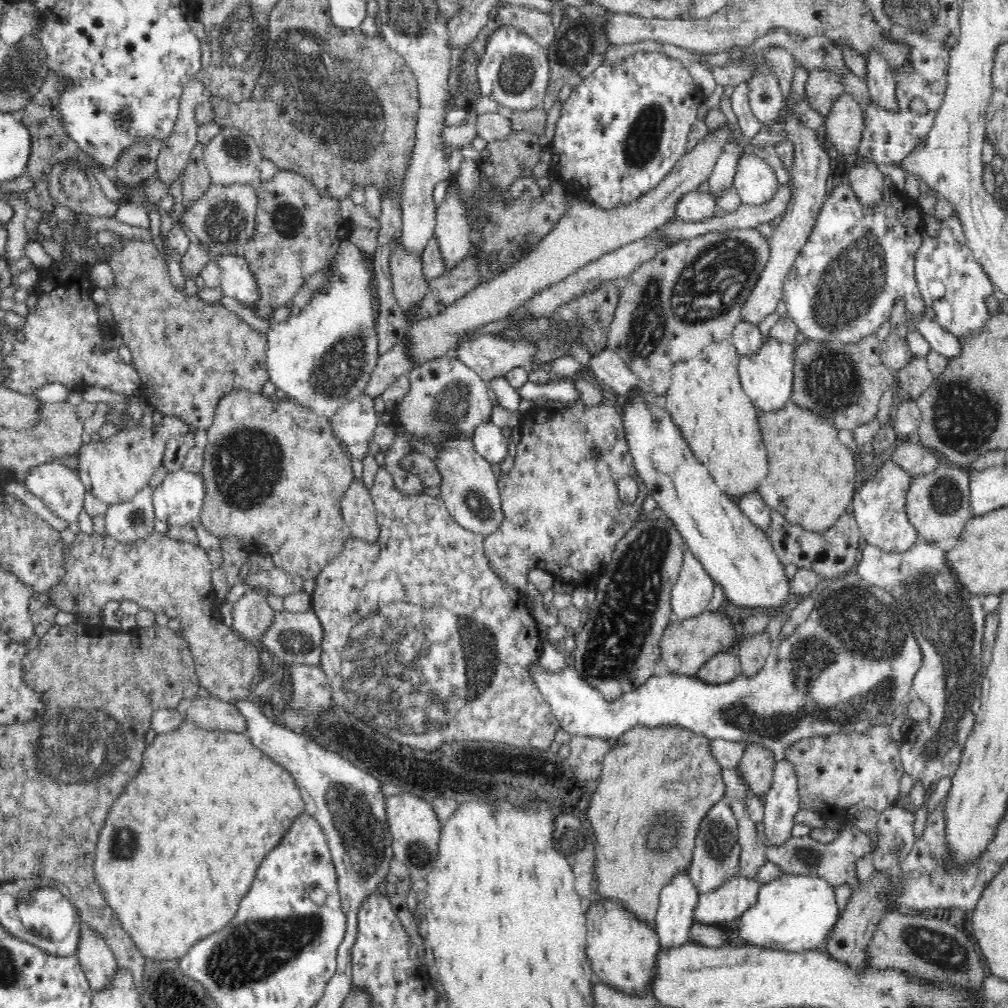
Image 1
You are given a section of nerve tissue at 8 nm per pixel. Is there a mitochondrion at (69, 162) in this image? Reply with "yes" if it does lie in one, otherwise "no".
no

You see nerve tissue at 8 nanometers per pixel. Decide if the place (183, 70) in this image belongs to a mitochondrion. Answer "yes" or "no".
no

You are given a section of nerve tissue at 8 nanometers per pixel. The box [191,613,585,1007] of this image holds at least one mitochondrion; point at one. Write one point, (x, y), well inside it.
(252, 952)

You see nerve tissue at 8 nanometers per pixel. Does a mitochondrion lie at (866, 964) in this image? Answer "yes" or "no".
no

